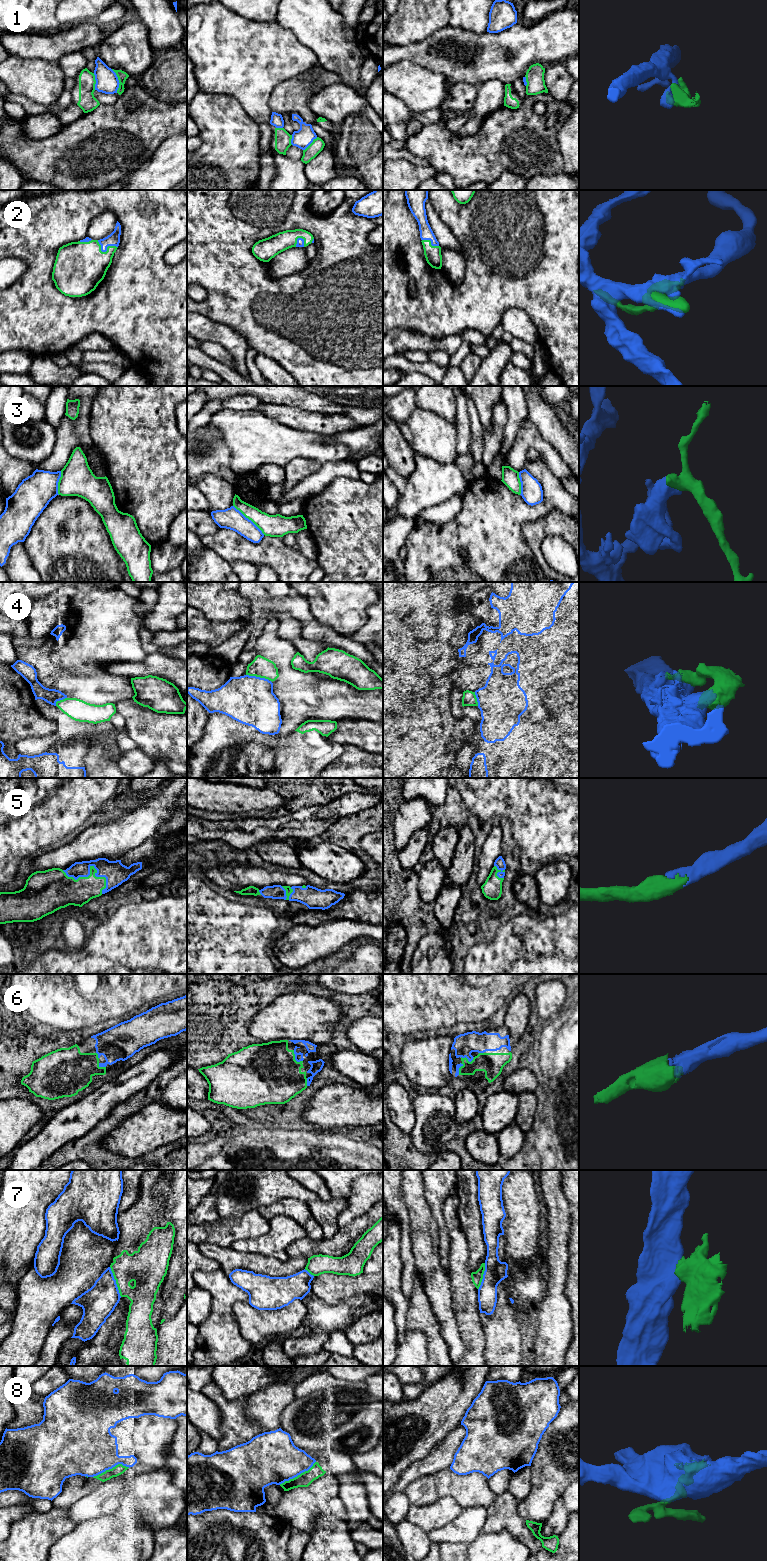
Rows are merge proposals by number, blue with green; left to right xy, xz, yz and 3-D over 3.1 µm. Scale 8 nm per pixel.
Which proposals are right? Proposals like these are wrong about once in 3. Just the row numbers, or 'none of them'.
2, 5, 6

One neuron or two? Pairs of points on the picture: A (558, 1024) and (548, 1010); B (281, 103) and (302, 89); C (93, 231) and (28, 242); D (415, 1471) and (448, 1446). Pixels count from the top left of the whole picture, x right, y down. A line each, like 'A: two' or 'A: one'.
A: two
B: one
C: two
D: one

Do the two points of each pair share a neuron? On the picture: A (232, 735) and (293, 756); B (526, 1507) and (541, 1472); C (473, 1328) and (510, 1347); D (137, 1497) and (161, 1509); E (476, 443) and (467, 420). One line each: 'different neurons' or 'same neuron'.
A: same neuron
B: same neuron
C: different neurons
D: same neuron
E: same neuron

